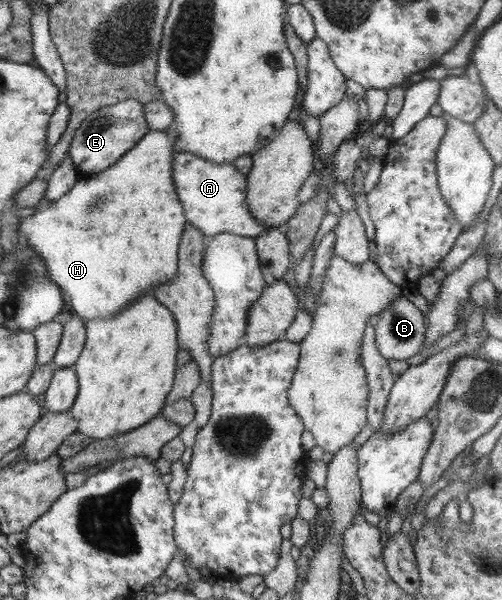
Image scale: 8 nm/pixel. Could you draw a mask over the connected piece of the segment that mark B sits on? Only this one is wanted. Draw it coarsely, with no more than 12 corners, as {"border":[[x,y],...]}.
{"border":[[403,295],[380,313],[379,354],[407,360],[421,352],[426,319]]}

